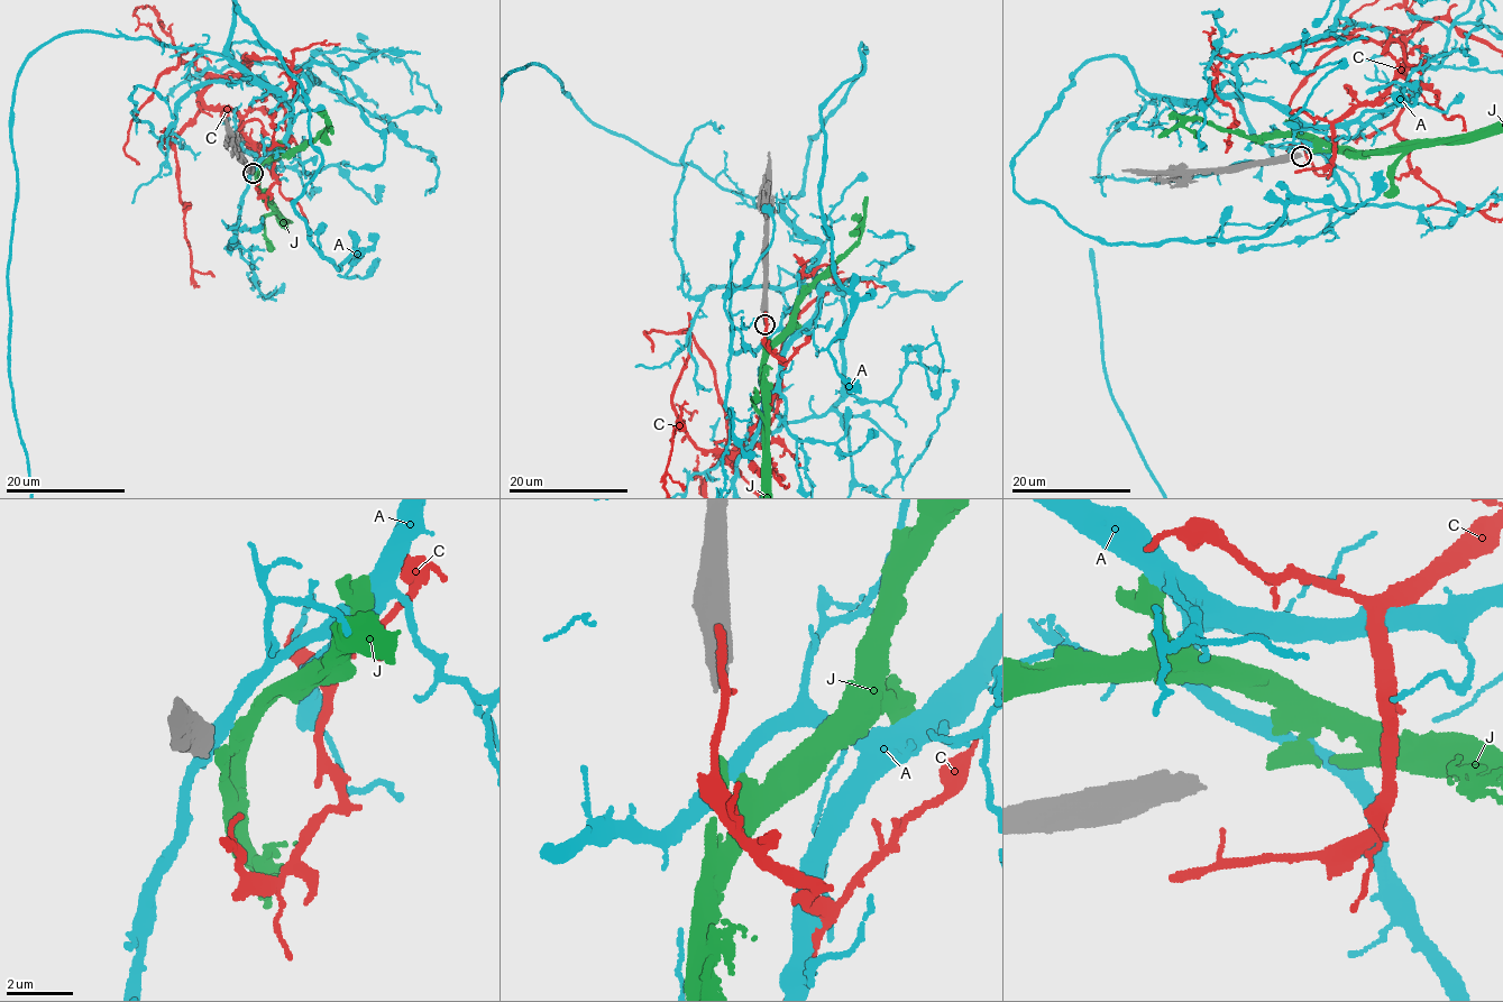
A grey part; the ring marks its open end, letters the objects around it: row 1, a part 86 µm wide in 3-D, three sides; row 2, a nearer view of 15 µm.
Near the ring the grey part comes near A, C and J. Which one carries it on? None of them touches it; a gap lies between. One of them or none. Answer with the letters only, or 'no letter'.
J

